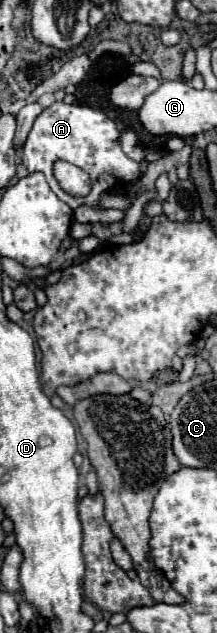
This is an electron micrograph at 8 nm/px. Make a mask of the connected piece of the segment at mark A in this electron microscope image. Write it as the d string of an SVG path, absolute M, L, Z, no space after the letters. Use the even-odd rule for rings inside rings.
M53 103L47 107L33 123L33 129L27 135L27 141L21 149L21 161L27 167L29 173L41 171L47 177L47 183L51 191L67 203L71 209L77 209L79 205L89 205L93 209L99 209L101 195L107 191L113 191L115 187L123 183L137 181L141 177L141 167L137 161L127 157L119 145L119 131L115 123L99 109L91 109L87 105L67 105L67 103ZM55 161L67 161L77 165L79 169L87 171L91 175L93 191L87 197L71 197L61 191L53 177L53 163Z

